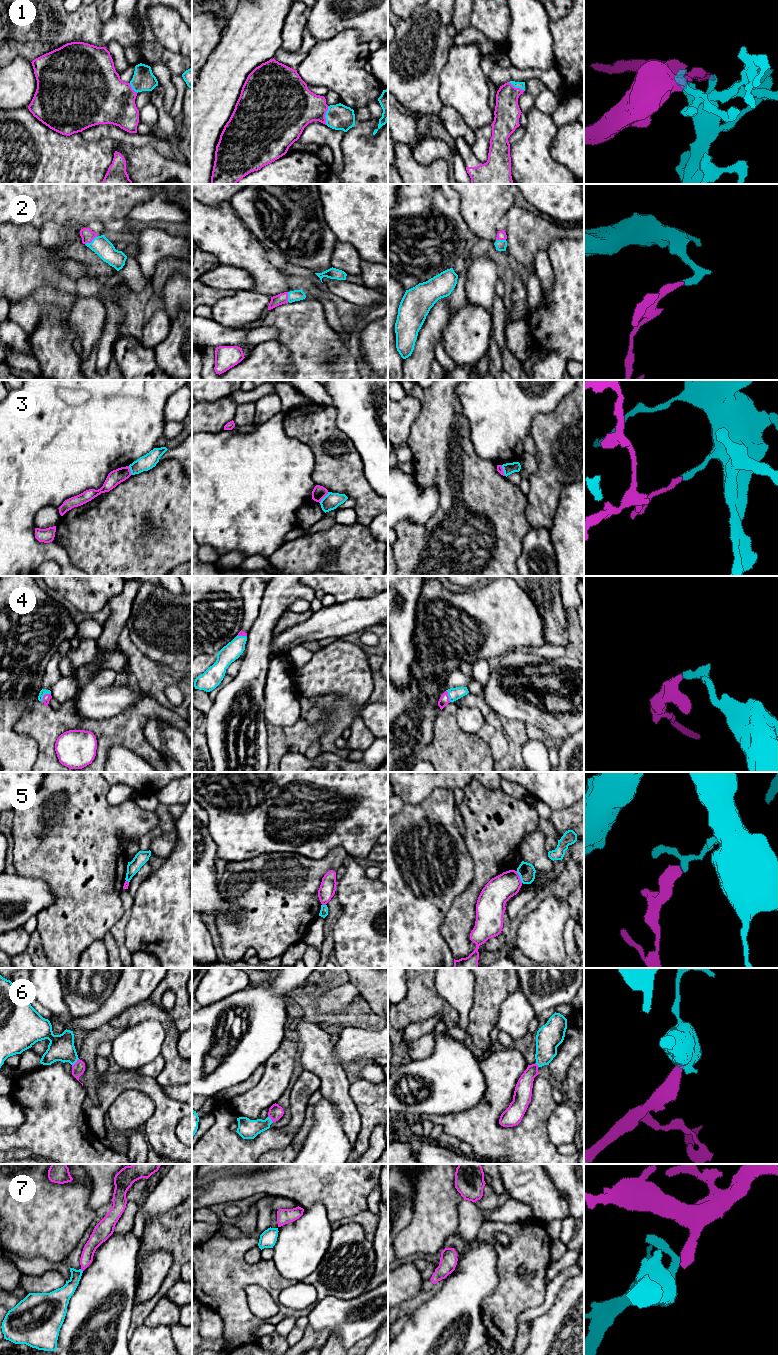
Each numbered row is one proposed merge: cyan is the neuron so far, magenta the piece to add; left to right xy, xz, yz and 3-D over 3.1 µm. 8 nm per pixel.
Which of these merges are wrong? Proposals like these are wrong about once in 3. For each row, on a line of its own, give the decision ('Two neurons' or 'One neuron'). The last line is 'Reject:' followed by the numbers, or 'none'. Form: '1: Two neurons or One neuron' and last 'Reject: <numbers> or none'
1: One neuron
2: One neuron
3: Two neurons
4: One neuron
5: Two neurons
6: One neuron
7: Two neurons
Reject: 3, 5, 7

